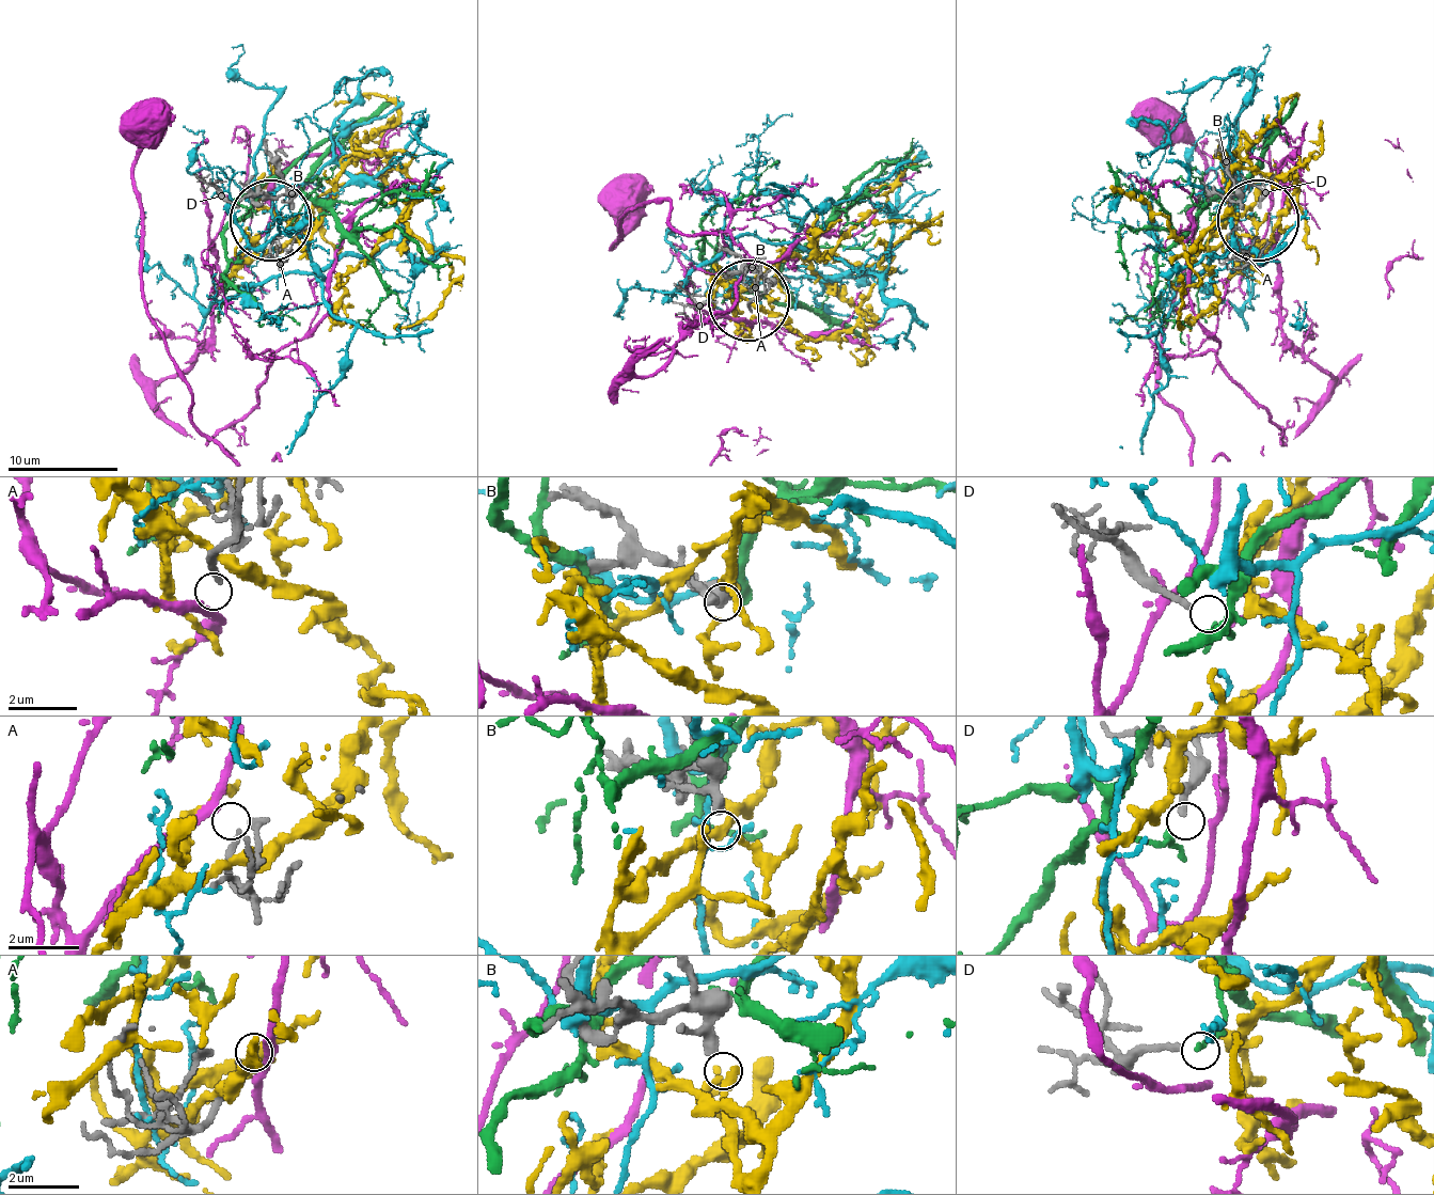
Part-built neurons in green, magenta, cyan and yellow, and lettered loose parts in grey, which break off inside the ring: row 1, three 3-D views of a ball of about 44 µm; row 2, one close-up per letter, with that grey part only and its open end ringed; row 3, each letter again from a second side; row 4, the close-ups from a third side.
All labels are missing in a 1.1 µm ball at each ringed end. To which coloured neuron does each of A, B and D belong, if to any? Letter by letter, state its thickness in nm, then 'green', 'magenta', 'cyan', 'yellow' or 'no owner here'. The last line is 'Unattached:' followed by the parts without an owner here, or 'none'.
A: 170 nm | magenta
B: 200 nm | yellow
D: 170 nm | no owner here
Unattached: D

